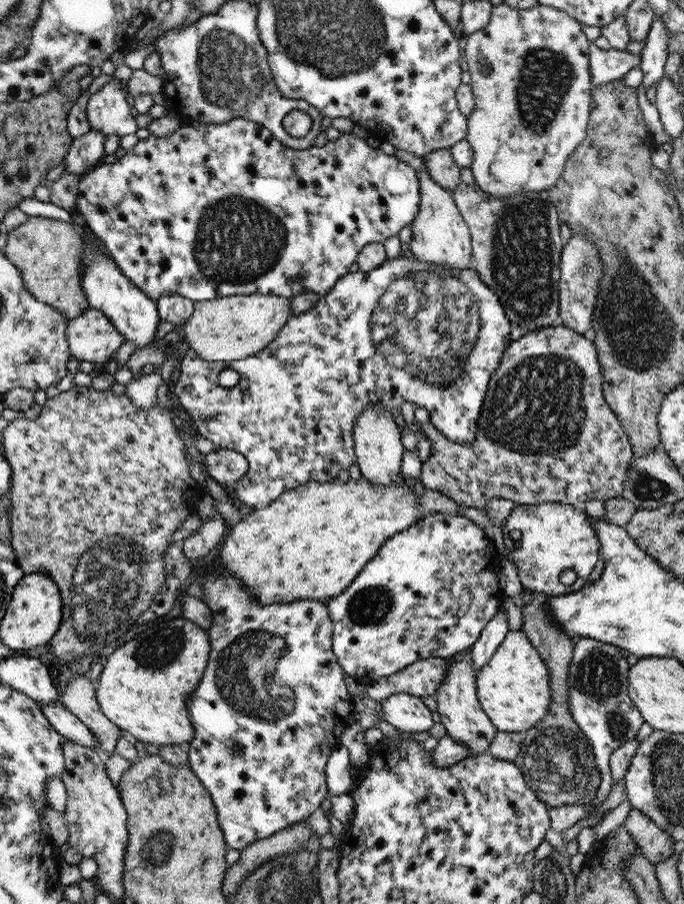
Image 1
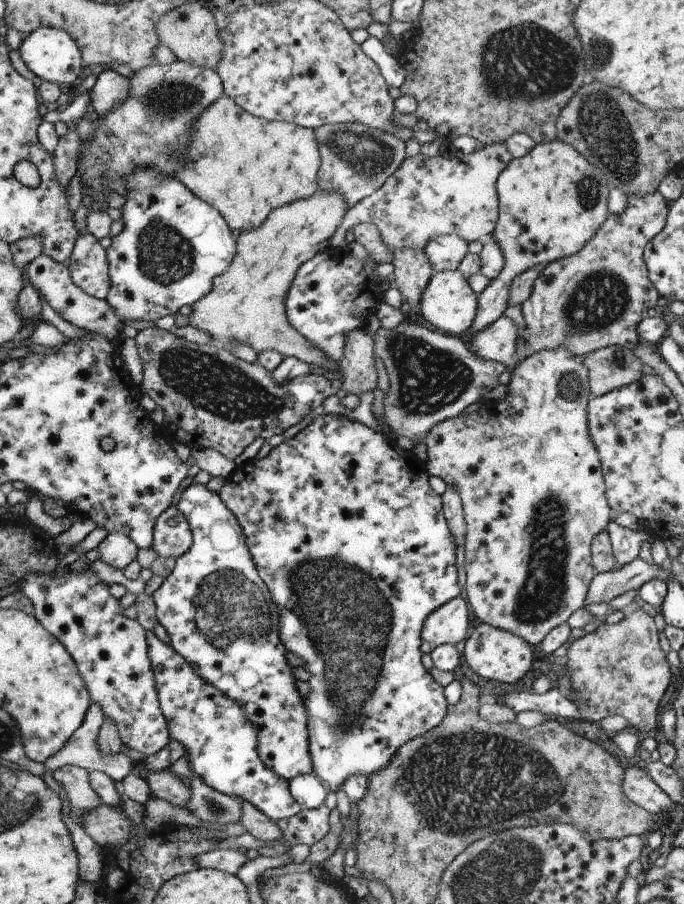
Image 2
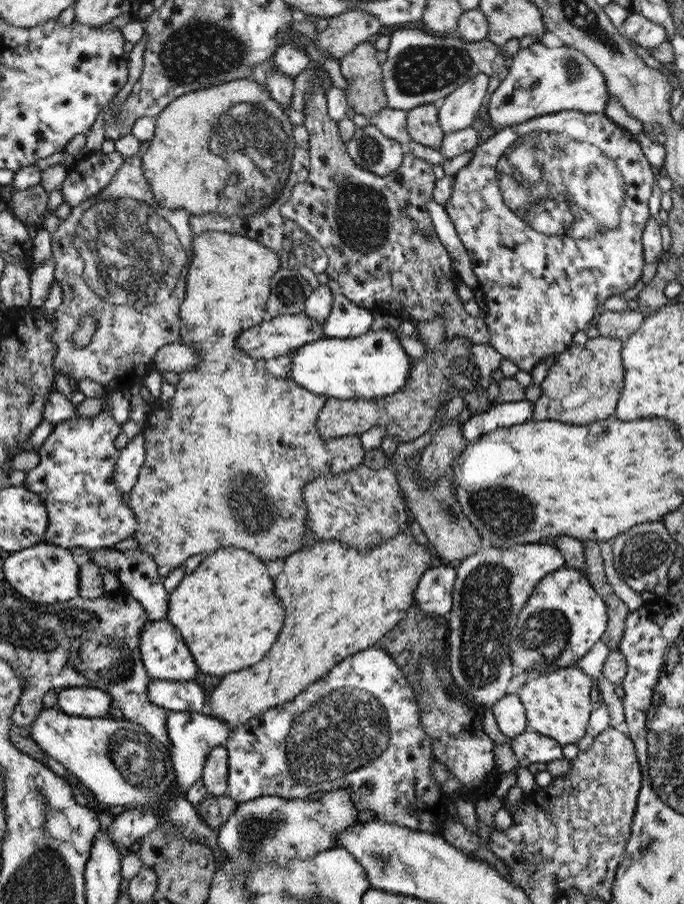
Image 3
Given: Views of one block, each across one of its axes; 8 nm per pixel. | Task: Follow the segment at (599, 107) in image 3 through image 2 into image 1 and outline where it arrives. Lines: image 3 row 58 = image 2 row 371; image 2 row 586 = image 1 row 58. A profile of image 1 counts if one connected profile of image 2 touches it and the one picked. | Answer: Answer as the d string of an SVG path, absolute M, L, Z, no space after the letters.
M506 3L494 5L491 10L491 17L482 32L472 33L468 37L465 46L465 59L463 64L471 76L470 86L474 95L475 107L472 114L467 117L466 140L473 150L474 160L469 166L473 172L475 183L488 194L496 198L522 194L528 191L544 191L554 186L564 170L568 157L575 152L576 147L585 140L588 121L591 114L590 102L593 91L590 58L590 42L580 28L580 22L572 18L567 12L538 4L531 9L512 8Z

